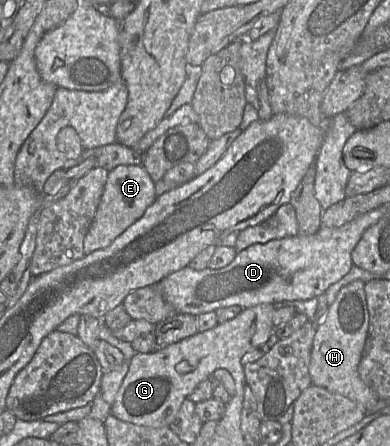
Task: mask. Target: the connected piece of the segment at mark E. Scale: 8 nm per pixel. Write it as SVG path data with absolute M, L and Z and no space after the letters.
M119 165L110 171L95 216L83 240L84 254L108 247L143 215L156 197L155 183L142 165Z

